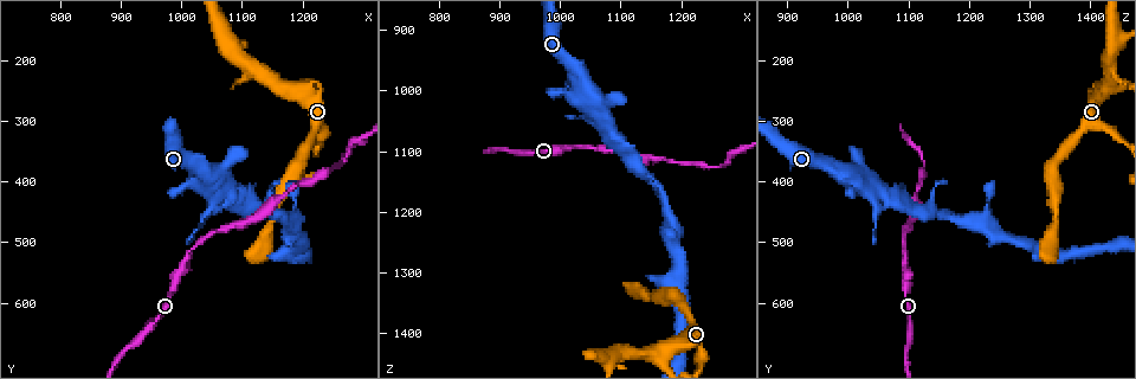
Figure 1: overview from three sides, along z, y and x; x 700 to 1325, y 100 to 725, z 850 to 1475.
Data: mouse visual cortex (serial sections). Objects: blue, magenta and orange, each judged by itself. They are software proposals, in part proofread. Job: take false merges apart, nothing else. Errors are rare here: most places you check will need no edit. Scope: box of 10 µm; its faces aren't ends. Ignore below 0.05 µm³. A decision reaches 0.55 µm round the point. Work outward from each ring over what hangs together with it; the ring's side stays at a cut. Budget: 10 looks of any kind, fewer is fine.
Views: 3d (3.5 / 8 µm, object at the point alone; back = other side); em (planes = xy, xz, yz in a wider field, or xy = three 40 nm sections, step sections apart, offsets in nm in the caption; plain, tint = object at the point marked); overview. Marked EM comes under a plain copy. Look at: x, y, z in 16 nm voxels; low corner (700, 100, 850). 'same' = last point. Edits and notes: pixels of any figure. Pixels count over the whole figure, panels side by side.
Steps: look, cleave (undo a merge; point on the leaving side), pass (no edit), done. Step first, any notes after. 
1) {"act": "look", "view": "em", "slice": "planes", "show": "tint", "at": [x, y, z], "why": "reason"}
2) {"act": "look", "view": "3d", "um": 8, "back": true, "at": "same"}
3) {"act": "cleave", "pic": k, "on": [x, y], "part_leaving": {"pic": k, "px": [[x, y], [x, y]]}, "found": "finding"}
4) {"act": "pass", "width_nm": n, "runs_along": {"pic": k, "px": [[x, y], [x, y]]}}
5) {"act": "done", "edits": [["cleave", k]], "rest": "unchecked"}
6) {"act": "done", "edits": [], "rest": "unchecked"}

{"act": "look", "view": "3d", "um": 3.5, "at": [1060, 390, 1010], "why": "four arms meet"}

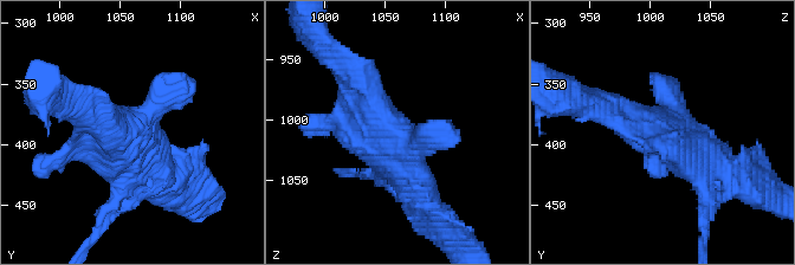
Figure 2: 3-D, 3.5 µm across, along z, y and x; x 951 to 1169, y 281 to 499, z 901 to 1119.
{"act": "look", "view": "em", "slice": "planes", "show": "tint", "at": [1058, 386, 1010]}

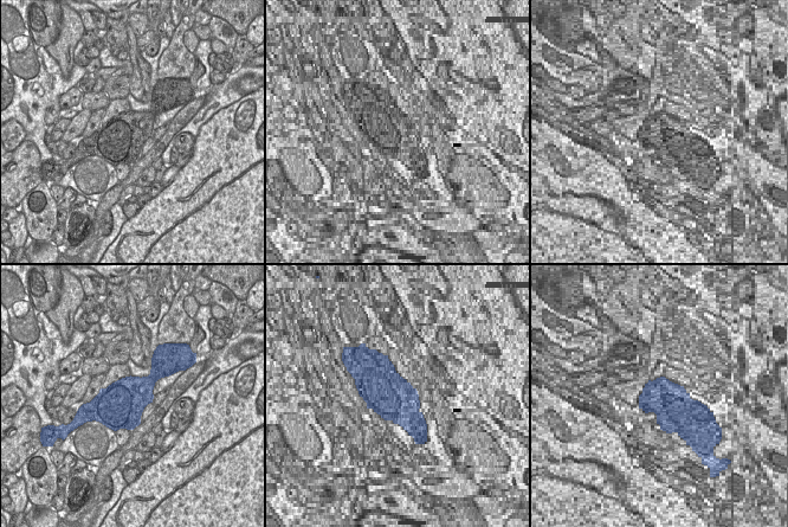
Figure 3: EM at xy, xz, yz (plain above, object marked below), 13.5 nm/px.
{"act": "pass", "runs_along": {"pic": 2, "px": [[351, 73], [420, 191]]}, "found": "one cell here"}

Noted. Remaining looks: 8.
{"act": "look", "view": "3d", "um": 3.5, "back": true, "at": [1180, 415, 1115], "why": "thick turns thin"}

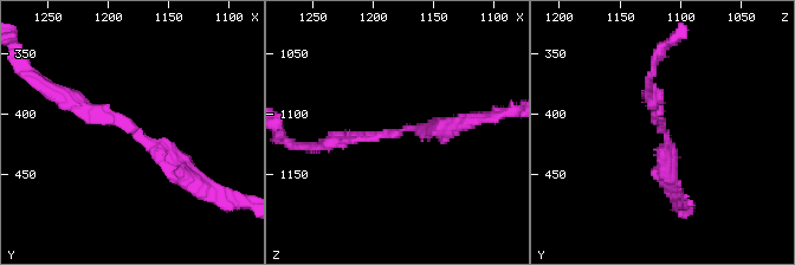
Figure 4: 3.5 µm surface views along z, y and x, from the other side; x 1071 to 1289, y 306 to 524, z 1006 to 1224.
{"act": "pass", "runs_along": {"pic": 4, "px": [[188, 181], [152, 141], [62, 94]]}, "found": "continuous, no second cell"}

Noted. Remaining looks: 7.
{"act": "look", "view": "3d", "um": 3.5, "back": true, "at": [1185, 465, 1220], "why": "branch point"}

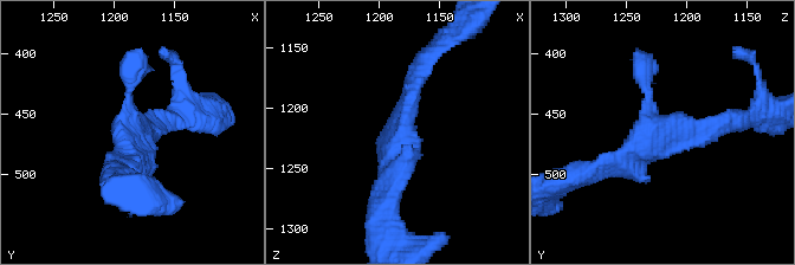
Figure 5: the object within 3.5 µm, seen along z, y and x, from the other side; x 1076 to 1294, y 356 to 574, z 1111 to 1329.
{"act": "look", "view": "em", "slice": "xy", "step": 5, "show": "tint", "at": [1184, 462, 1224]}

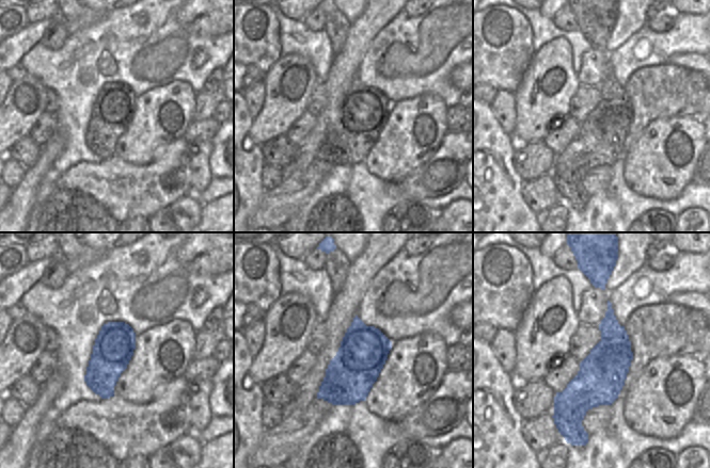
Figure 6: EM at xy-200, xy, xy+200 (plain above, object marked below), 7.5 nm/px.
{"act": "pass", "width_nm": 360, "runs_along": {"pic": 5, "px": [[730, 124], [666, 128], [596, 172]]}, "found": "all the same cell"}

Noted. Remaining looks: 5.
{"act": "look", "view": "3d", "um": 3.5, "at": [1165, 245, 1435], "why": "three arms meet"}

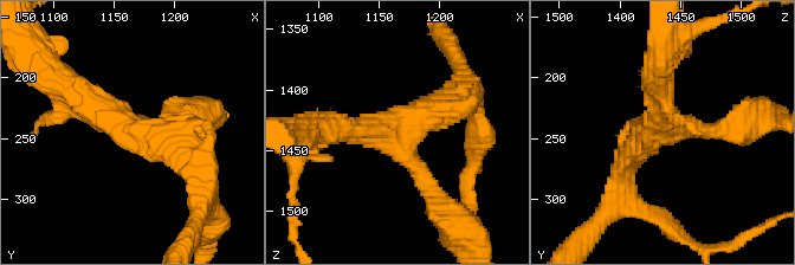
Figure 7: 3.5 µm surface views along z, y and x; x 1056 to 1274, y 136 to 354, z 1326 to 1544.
{"act": "look", "view": "em", "slice": "xy", "step": 1, "show": "tint", "at": [1162, 244, 1432], "arms": 3, "arm_widths_nm": [200, 350, 400], "why": "need the tissue"}

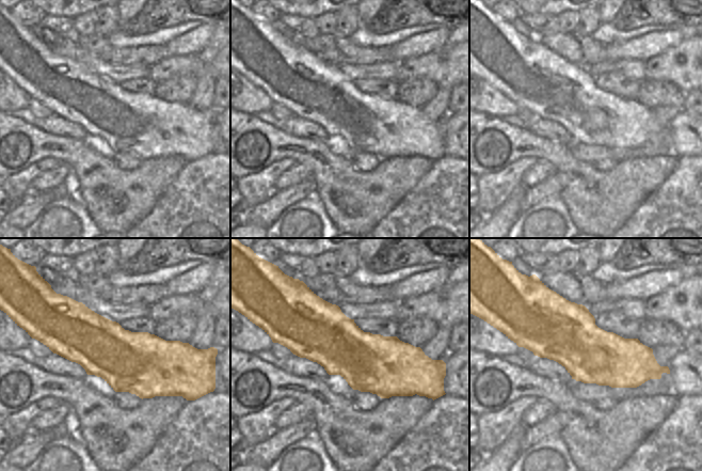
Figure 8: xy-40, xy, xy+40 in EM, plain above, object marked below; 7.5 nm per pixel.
{"act": "pass", "runs_along": {"pic": 7, "px": [[195, 162], [65, 85]]}, "found": "continuous, no second cell"}

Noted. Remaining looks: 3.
{"act": "done", "edits": [], "rest": "unchecked"}

